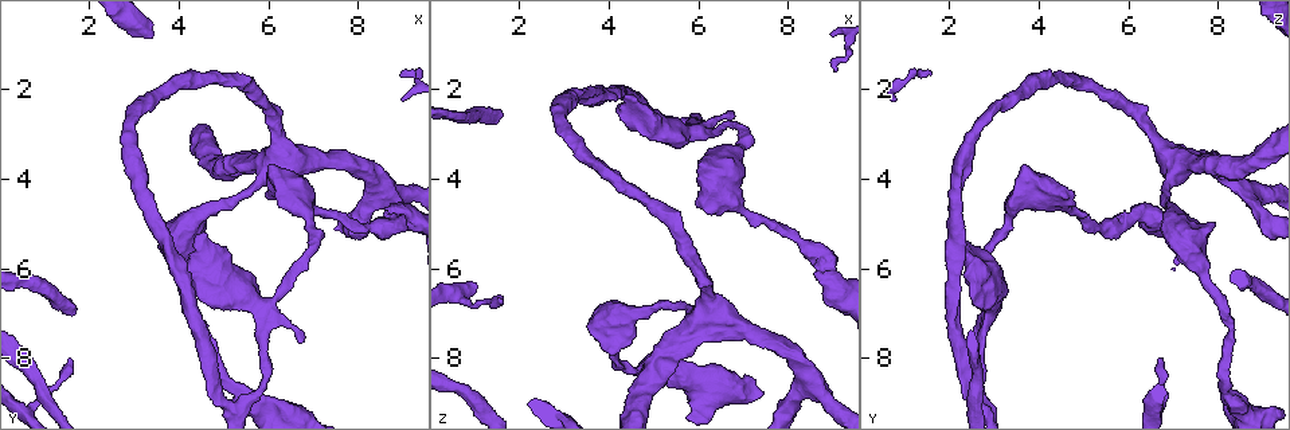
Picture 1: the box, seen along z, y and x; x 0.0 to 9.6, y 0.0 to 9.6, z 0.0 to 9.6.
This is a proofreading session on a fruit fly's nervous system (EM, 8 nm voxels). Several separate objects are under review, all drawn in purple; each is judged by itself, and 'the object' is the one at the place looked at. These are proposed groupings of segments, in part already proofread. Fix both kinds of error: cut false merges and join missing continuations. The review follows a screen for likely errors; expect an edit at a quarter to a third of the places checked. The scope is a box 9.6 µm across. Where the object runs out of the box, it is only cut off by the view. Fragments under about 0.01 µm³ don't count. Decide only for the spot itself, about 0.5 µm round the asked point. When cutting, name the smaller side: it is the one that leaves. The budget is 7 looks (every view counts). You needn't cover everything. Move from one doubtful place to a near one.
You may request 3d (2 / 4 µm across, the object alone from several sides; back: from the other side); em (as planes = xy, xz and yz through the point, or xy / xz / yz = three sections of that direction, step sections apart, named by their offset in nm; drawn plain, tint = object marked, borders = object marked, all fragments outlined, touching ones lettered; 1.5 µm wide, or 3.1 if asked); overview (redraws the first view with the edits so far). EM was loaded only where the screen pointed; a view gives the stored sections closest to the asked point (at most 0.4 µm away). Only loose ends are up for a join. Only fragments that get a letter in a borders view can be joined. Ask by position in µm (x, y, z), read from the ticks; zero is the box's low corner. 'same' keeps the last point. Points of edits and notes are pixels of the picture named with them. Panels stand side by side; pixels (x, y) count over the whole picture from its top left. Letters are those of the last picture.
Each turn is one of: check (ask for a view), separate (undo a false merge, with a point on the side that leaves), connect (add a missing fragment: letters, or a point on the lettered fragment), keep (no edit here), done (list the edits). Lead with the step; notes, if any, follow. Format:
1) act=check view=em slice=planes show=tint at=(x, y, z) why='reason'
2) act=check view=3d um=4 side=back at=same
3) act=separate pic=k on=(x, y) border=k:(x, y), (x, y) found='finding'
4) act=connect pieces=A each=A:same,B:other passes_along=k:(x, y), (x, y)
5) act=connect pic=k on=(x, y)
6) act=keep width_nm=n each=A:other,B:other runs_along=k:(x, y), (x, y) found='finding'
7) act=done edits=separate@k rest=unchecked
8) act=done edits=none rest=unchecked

act=check view=em slice=xy step=4 show=tint at=(9.00, 1.60, 1.55) why='free end'

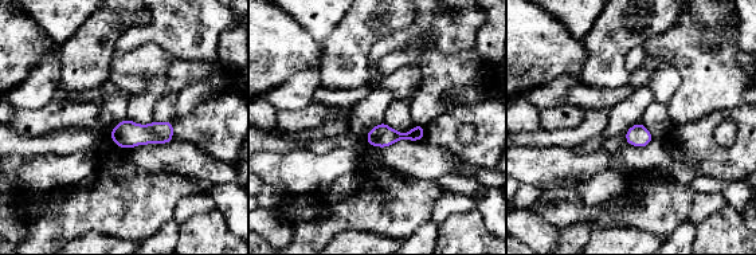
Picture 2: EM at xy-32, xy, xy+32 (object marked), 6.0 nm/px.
act=check view=em slice=planes show=borders at=same

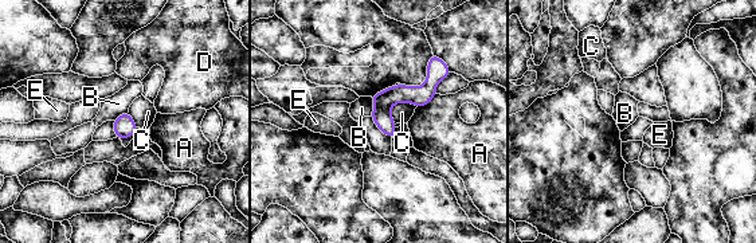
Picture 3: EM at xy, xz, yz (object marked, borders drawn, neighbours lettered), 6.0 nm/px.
act=keep each=A:other,B:other,C:other,D:other,E:other runs_along=3:(430, 69), (418, 94), (386, 106), (391, 134) found='none of them fits'

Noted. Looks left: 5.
act=check view=3d um=2 at=(6.70, 7.70, 2.50) why='branch stops here'

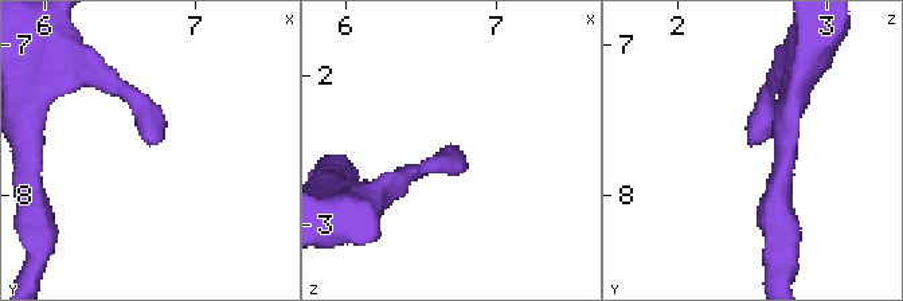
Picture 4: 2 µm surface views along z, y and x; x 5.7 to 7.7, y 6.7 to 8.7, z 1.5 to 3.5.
act=check view=em slice=planes show=tint at=(6.76, 7.64, 2.48)

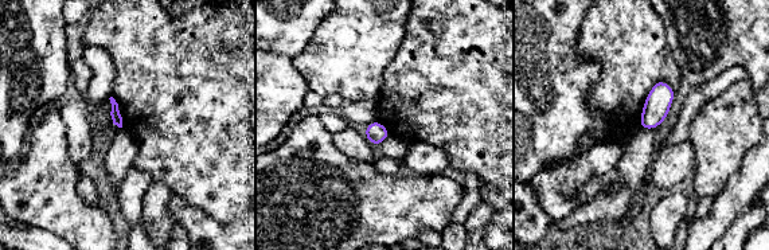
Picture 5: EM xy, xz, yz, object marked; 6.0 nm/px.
act=check view=em slice=planes show=borders at=same

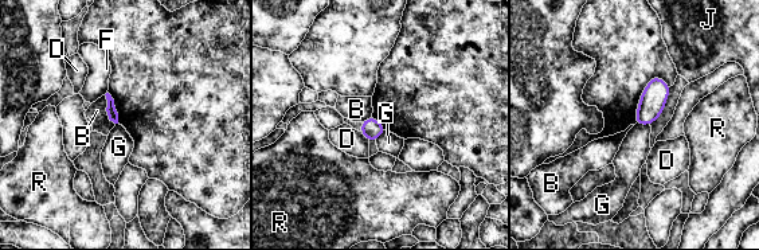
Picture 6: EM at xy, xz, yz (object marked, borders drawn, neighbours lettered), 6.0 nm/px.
act=keep longest_contact=B:190nm each=B:other,D:other,F:other,G:other,J:other,R:other border=6:(636, 122), (649, 125) found='none of them fits'

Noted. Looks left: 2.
act=check view=em slice=planes show=plain at=(1.60, 7.95, 6.70) why='thin end'

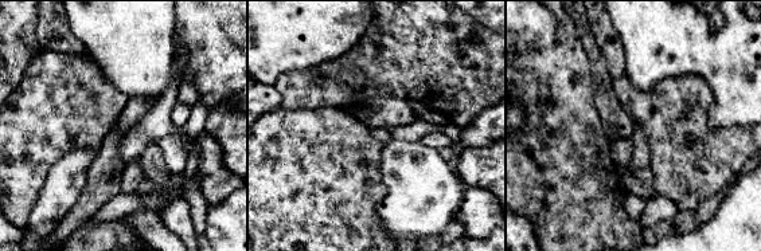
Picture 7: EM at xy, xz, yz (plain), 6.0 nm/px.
act=check view=em slice=planes show=borders at=same

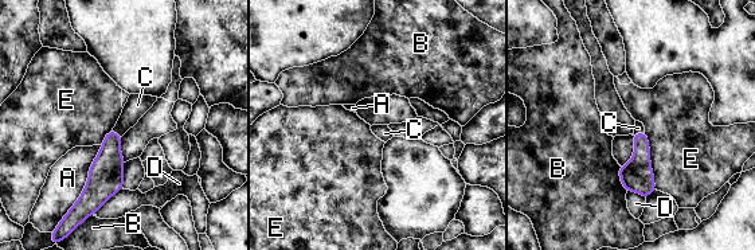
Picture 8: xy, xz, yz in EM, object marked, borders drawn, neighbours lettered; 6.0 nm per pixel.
act=connect pieces=C width_nm=100 each=A:other,B:other,C:same,D:other,E:other passes_along=8:(106, 172), (116, 132), (137, 105) found='it goes on there'

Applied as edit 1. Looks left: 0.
act=done edits=connect@8 rest=unchecked

